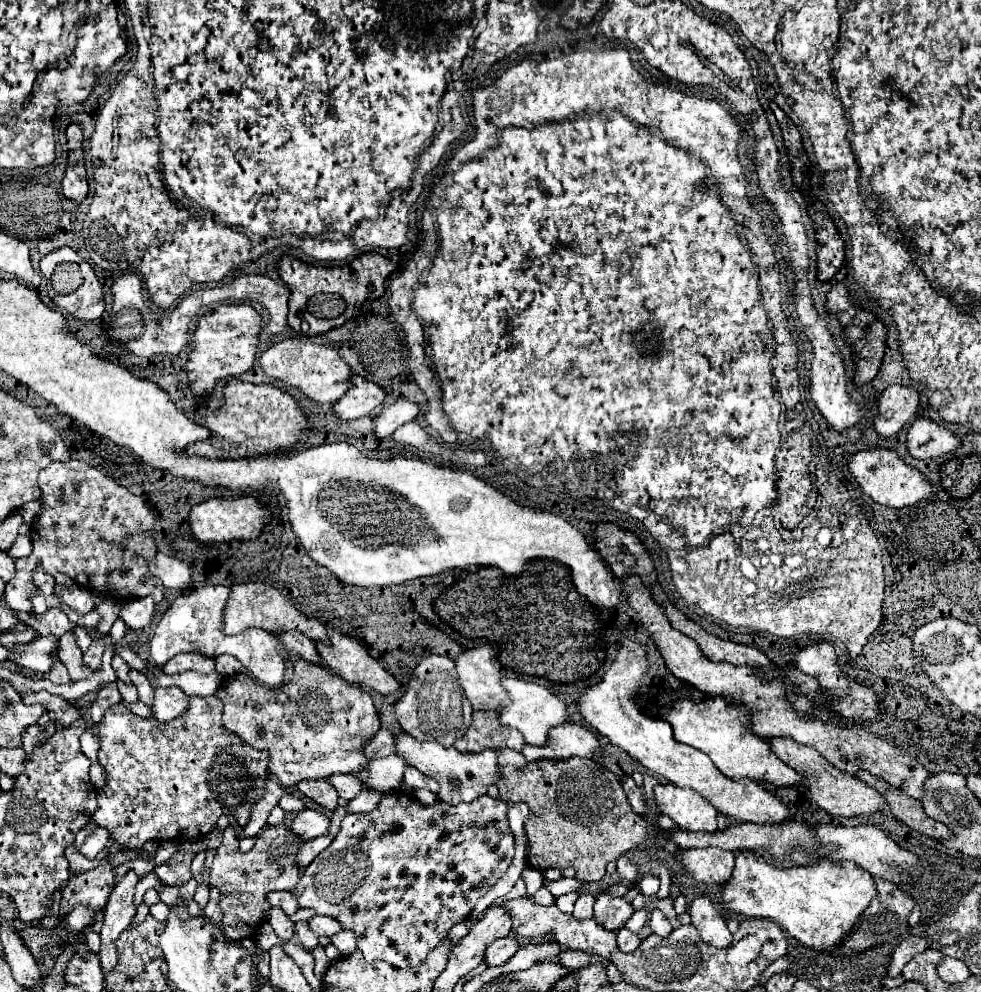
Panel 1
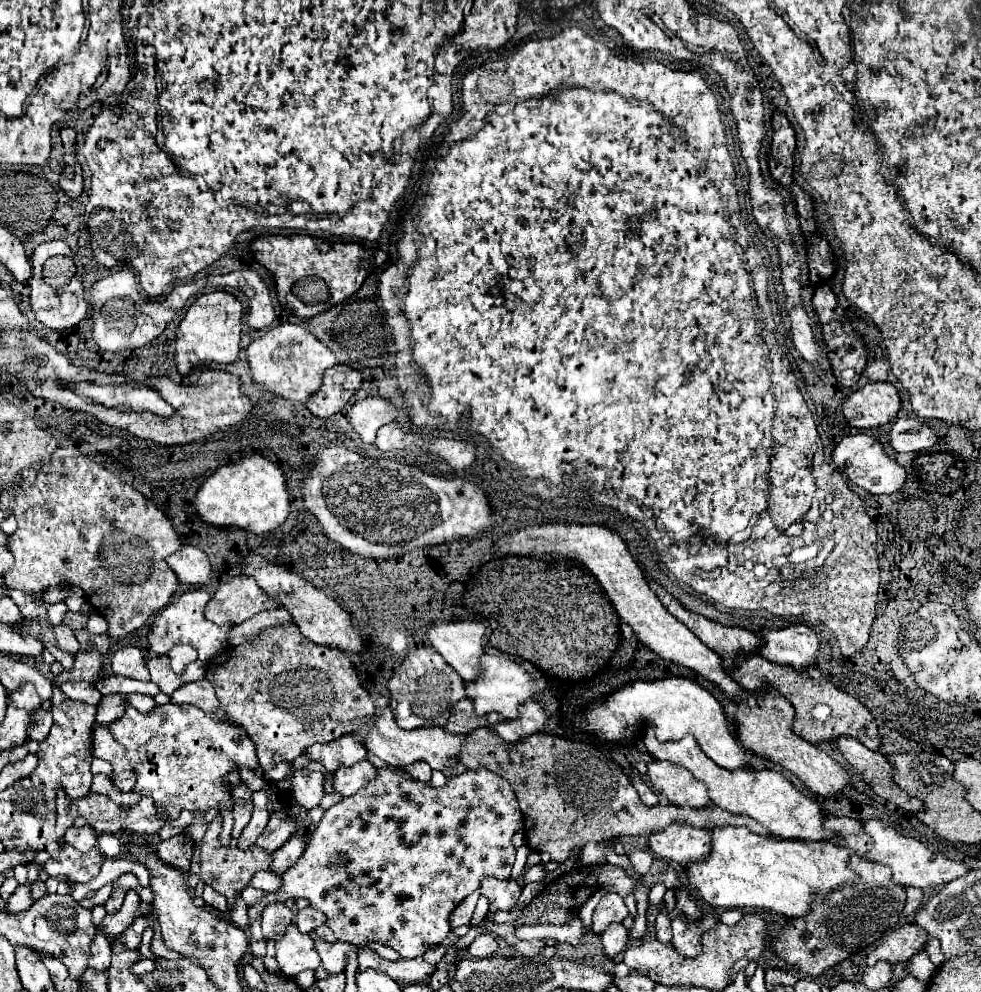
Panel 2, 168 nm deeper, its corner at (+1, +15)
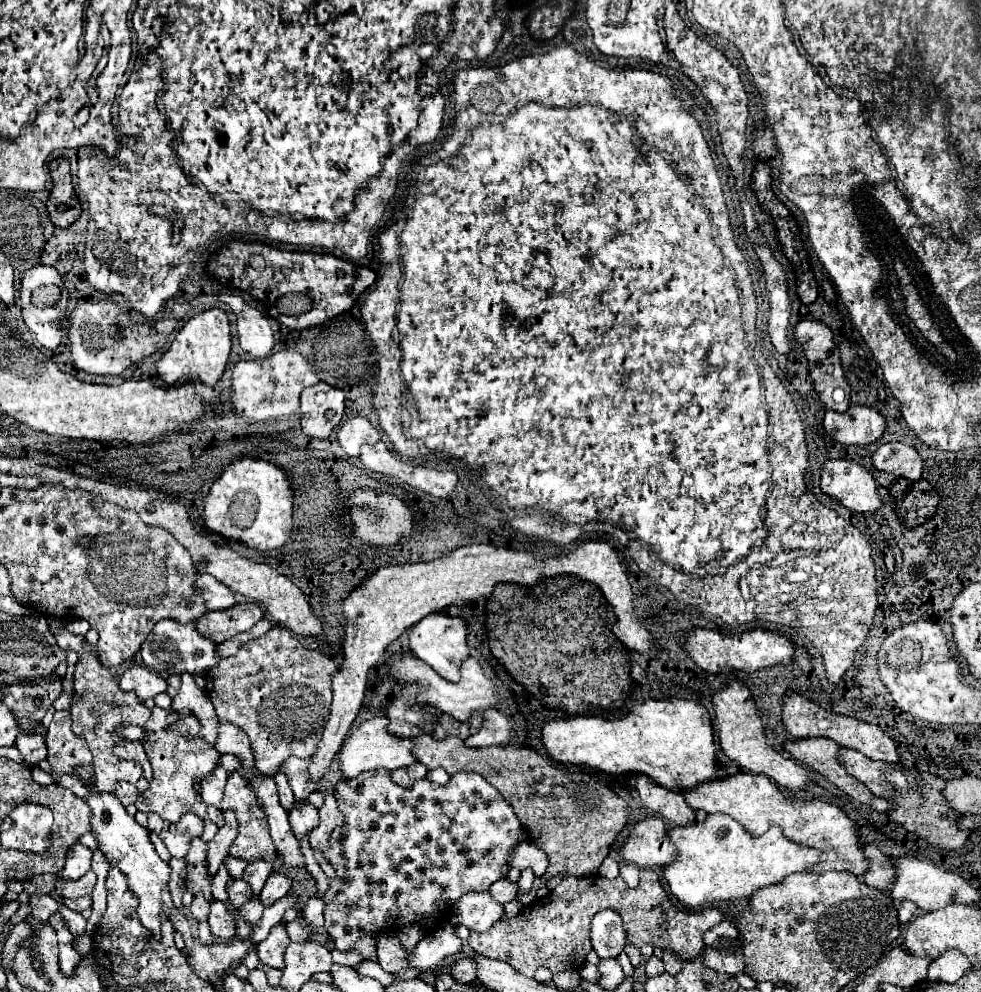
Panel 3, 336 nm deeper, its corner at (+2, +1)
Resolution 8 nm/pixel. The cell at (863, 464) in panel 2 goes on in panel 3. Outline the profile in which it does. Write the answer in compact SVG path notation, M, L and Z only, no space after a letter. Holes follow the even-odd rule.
M826 461L820 477L820 489L850 511L872 513L882 507L872 473L854 461Z

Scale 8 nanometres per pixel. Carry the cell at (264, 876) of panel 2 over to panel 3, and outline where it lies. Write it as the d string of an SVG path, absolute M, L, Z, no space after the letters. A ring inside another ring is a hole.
M232 879L232 881L228 881L226 893L228 893L228 903L234 905L236 909L238 909L242 903L250 901L250 897L252 897L252 895L250 895L250 887L248 887L242 879Z

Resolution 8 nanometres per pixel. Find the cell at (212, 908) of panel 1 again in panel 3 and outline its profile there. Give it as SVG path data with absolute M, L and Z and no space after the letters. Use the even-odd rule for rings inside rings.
M214 901L212 909L210 909L210 917L208 917L212 935L218 939L234 939L236 937L236 921L234 915L228 911L228 907L222 901Z

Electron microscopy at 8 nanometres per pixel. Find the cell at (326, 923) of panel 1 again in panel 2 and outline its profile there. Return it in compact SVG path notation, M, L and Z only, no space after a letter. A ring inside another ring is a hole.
M305 907L301 911L297 911L297 927L301 933L311 933L315 931L319 925L325 923L325 913L317 911L313 907Z

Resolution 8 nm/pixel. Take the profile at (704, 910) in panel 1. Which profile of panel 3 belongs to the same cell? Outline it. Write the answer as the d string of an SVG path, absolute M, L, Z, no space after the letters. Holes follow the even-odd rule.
M664 951L662 961L664 961L664 967L666 967L666 973L670 973L670 975L678 975L678 973L680 973L682 963L680 963L680 959L678 959L678 957L674 957L674 953Z

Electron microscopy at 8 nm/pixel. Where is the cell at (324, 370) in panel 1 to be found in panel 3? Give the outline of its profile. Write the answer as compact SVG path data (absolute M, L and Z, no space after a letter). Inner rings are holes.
M282 349L258 361L240 361L230 373L228 401L236 415L248 421L268 421L282 415L292 415L300 407L300 393L304 387L320 381L312 363L294 349Z

